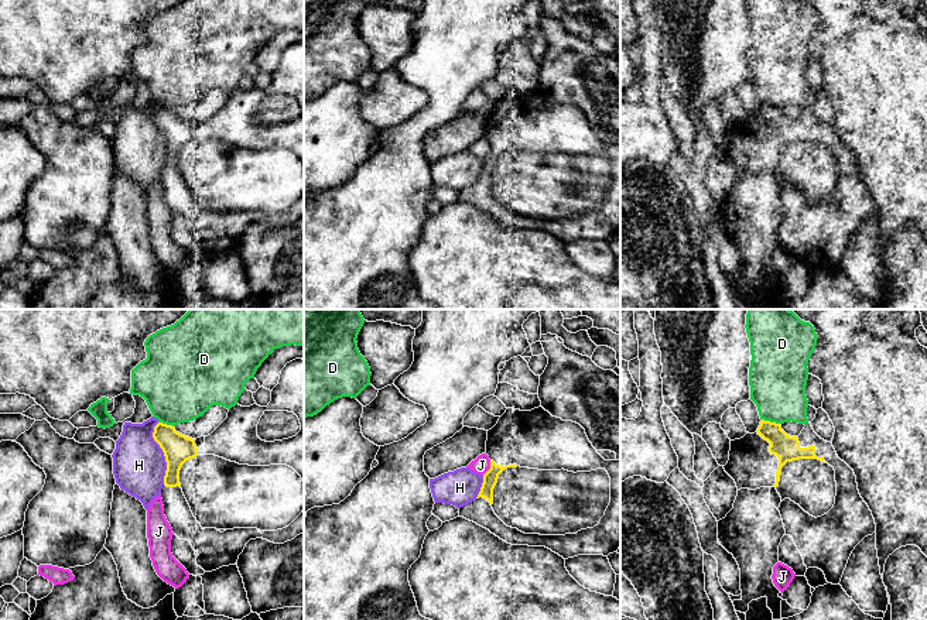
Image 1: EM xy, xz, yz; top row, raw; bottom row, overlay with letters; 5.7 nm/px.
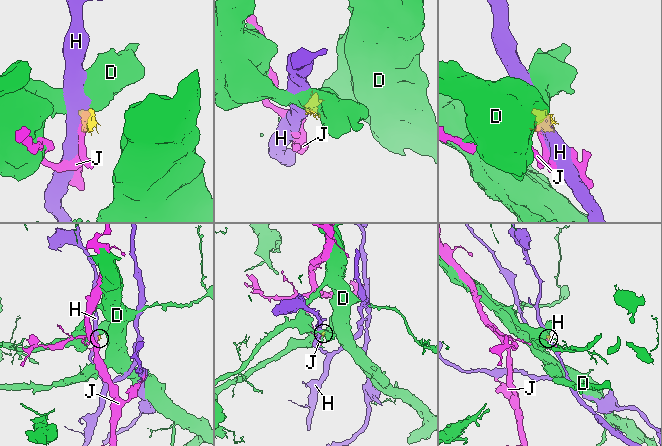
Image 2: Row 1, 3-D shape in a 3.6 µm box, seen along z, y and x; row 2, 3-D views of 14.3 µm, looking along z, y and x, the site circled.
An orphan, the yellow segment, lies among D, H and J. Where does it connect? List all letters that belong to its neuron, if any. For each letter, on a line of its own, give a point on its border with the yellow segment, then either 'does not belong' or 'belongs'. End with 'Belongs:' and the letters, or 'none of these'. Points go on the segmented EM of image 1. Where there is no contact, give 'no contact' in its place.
D: yz (770, 422) | does not belong
H: xy (164, 454) | does not belong
J: xz (491, 468) | does not belong
Belongs: none of these

